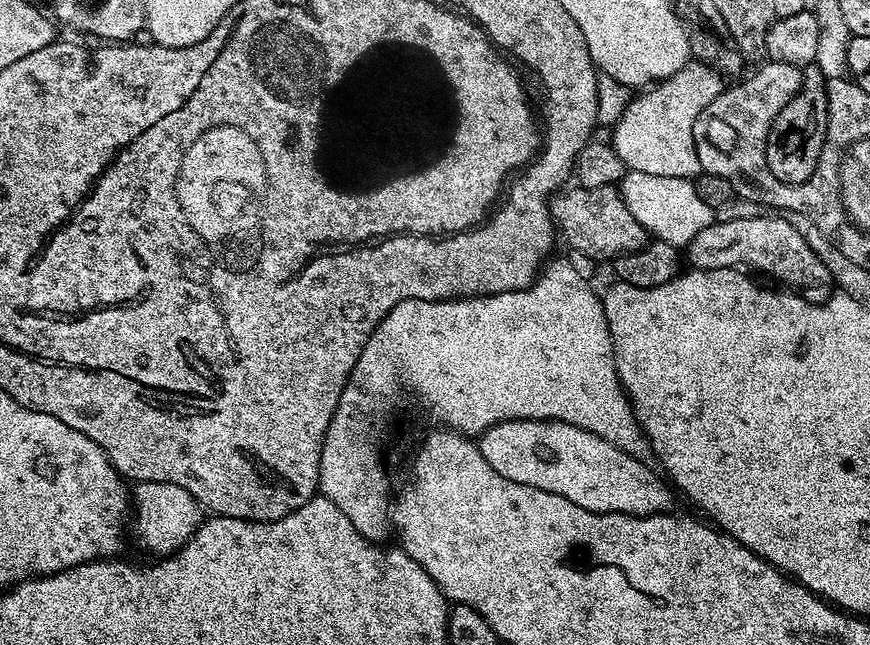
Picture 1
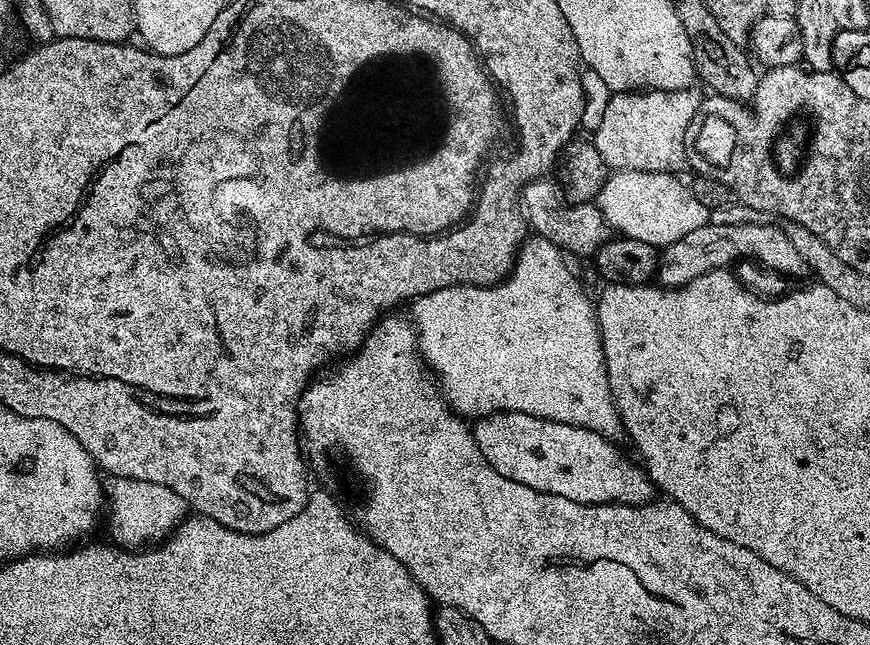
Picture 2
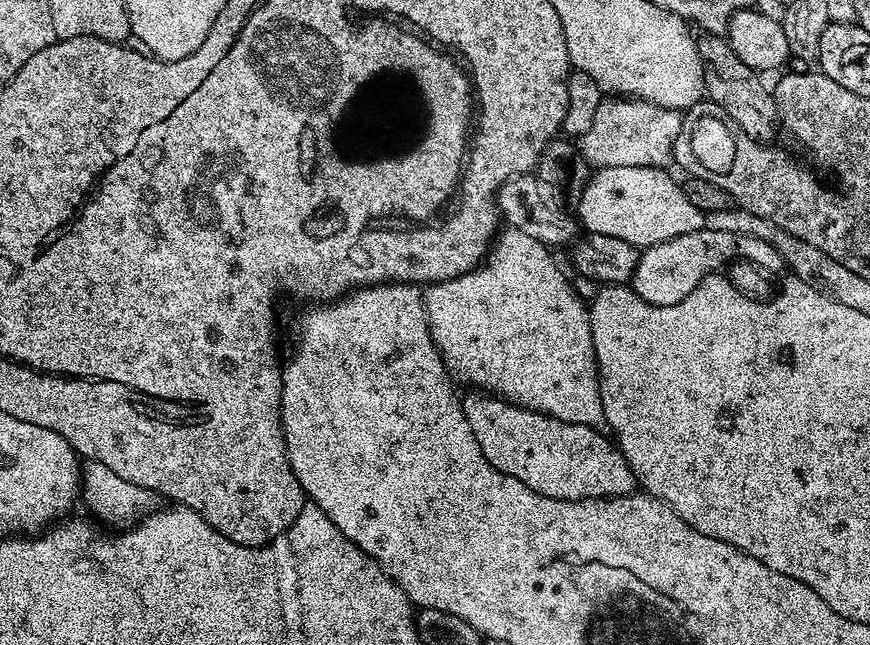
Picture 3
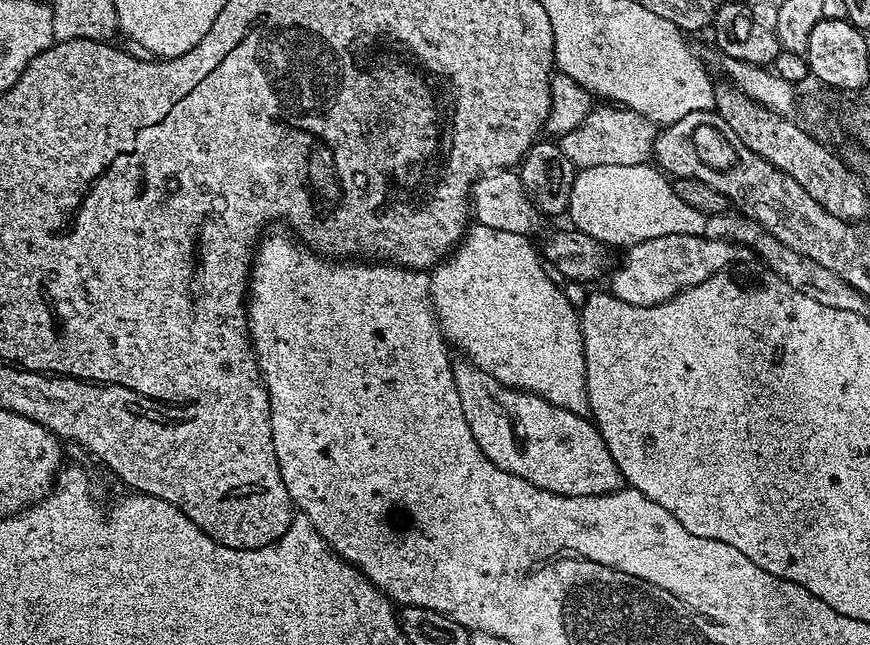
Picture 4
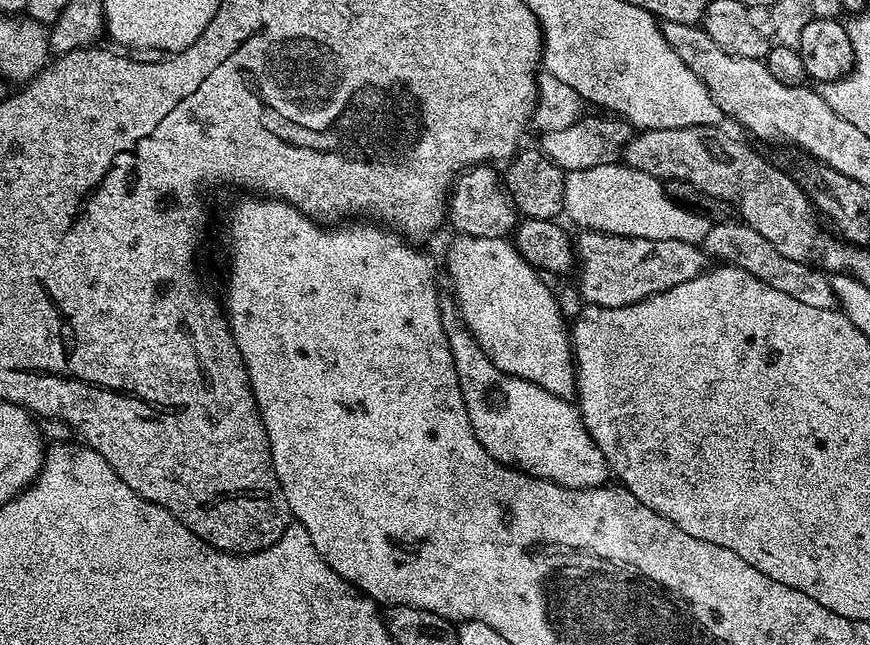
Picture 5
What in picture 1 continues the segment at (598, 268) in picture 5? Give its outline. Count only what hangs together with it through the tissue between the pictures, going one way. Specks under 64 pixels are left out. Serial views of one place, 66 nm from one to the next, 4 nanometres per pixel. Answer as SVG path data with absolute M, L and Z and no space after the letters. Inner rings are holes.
M778 214L766 218L738 218L734 222L715 223L706 226L686 247L686 260L693 269L701 268L740 268L753 270L757 268L792 290L820 288L831 281L832 275L822 260L800 234ZM688 253L688 256L687 256ZM745 264L745 265L744 265ZM789 284L789 285L788 285Z

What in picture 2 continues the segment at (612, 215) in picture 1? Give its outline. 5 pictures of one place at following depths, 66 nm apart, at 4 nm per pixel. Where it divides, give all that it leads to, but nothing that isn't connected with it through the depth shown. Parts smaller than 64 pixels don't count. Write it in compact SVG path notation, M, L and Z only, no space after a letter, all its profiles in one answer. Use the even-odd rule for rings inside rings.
M534 180L522 193L522 208L530 221L531 231L554 242L554 246L558 246L563 253L573 252L581 258L595 257L596 251L610 238L610 228L605 223L603 214L595 203L569 202L565 189L553 180Z

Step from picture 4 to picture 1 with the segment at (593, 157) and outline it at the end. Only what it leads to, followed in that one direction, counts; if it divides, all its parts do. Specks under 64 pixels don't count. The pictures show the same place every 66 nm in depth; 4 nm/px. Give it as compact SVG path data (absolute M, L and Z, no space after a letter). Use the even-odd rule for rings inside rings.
M689 62L673 76L641 91L641 96L633 95L626 110L610 128L610 143L625 169L686 180L701 175L694 146L694 122L698 122L698 114L702 114L725 87L725 81L715 68Z

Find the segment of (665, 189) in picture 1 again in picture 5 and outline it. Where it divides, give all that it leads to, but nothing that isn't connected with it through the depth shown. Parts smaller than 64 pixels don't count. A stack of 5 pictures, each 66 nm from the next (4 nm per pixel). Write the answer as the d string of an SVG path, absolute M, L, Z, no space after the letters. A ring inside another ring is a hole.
M623 162L602 166L590 166L590 170L576 170L565 173L563 184L563 217L566 217L583 231L614 234L618 237L651 238L654 241L682 241L703 245L709 233L711 219L692 214L678 206L665 192L663 181L636 168L629 168Z

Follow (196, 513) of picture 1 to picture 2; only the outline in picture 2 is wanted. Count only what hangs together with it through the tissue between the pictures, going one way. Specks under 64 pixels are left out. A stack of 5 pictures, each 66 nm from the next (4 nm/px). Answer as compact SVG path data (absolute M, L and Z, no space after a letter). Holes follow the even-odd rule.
M105 473L101 488L105 498L104 518L106 524L108 520L109 539L122 549L141 551L150 545L163 544L188 514L187 504L181 495L156 482Z

